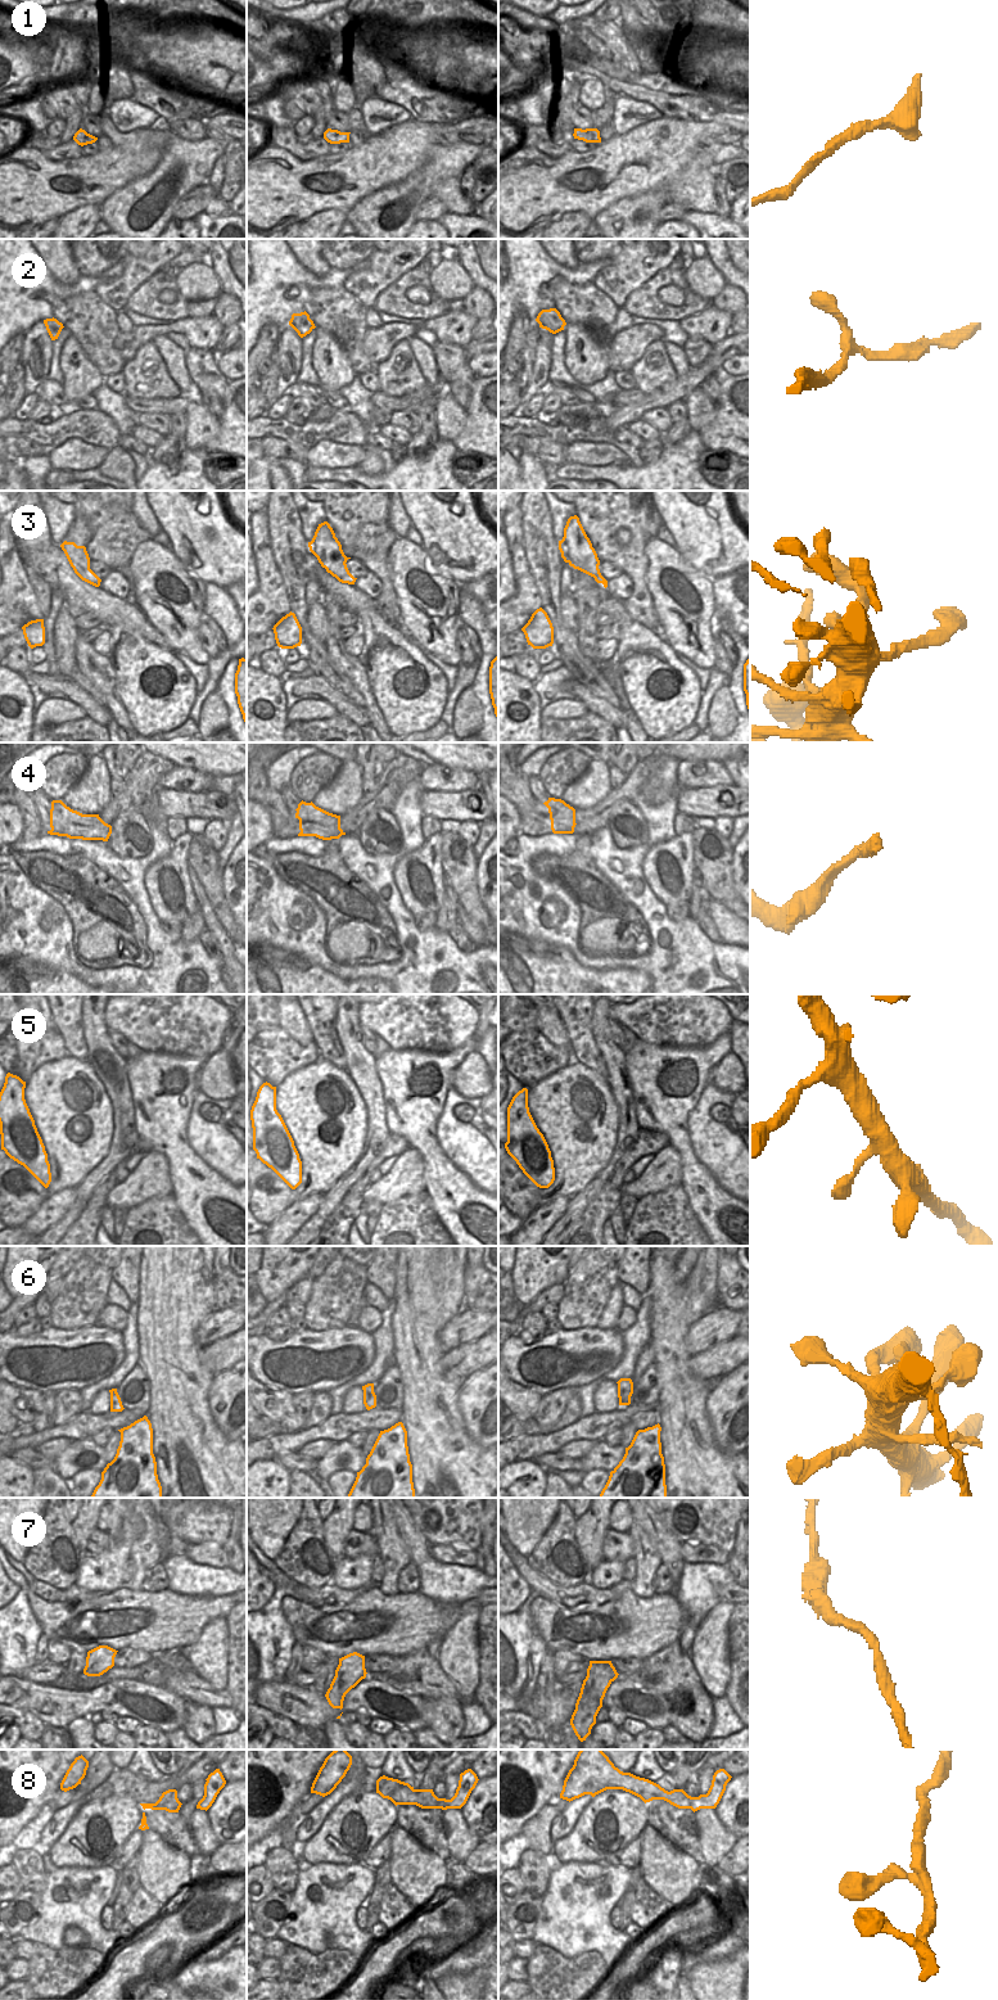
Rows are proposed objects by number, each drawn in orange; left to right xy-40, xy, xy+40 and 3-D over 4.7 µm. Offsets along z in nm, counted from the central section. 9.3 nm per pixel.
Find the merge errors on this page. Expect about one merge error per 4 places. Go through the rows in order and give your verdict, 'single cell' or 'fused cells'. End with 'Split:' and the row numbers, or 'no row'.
1: single cell
2: fused cells
3: single cell
4: fused cells
5: single cell
6: single cell
7: single cell
8: single cell
Split: 2, 4

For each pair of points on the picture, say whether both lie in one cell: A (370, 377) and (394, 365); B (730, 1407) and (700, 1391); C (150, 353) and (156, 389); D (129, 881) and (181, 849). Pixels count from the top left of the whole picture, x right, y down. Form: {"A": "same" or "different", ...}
{"A": "different", "B": "different", "C": "same", "D": "different"}

